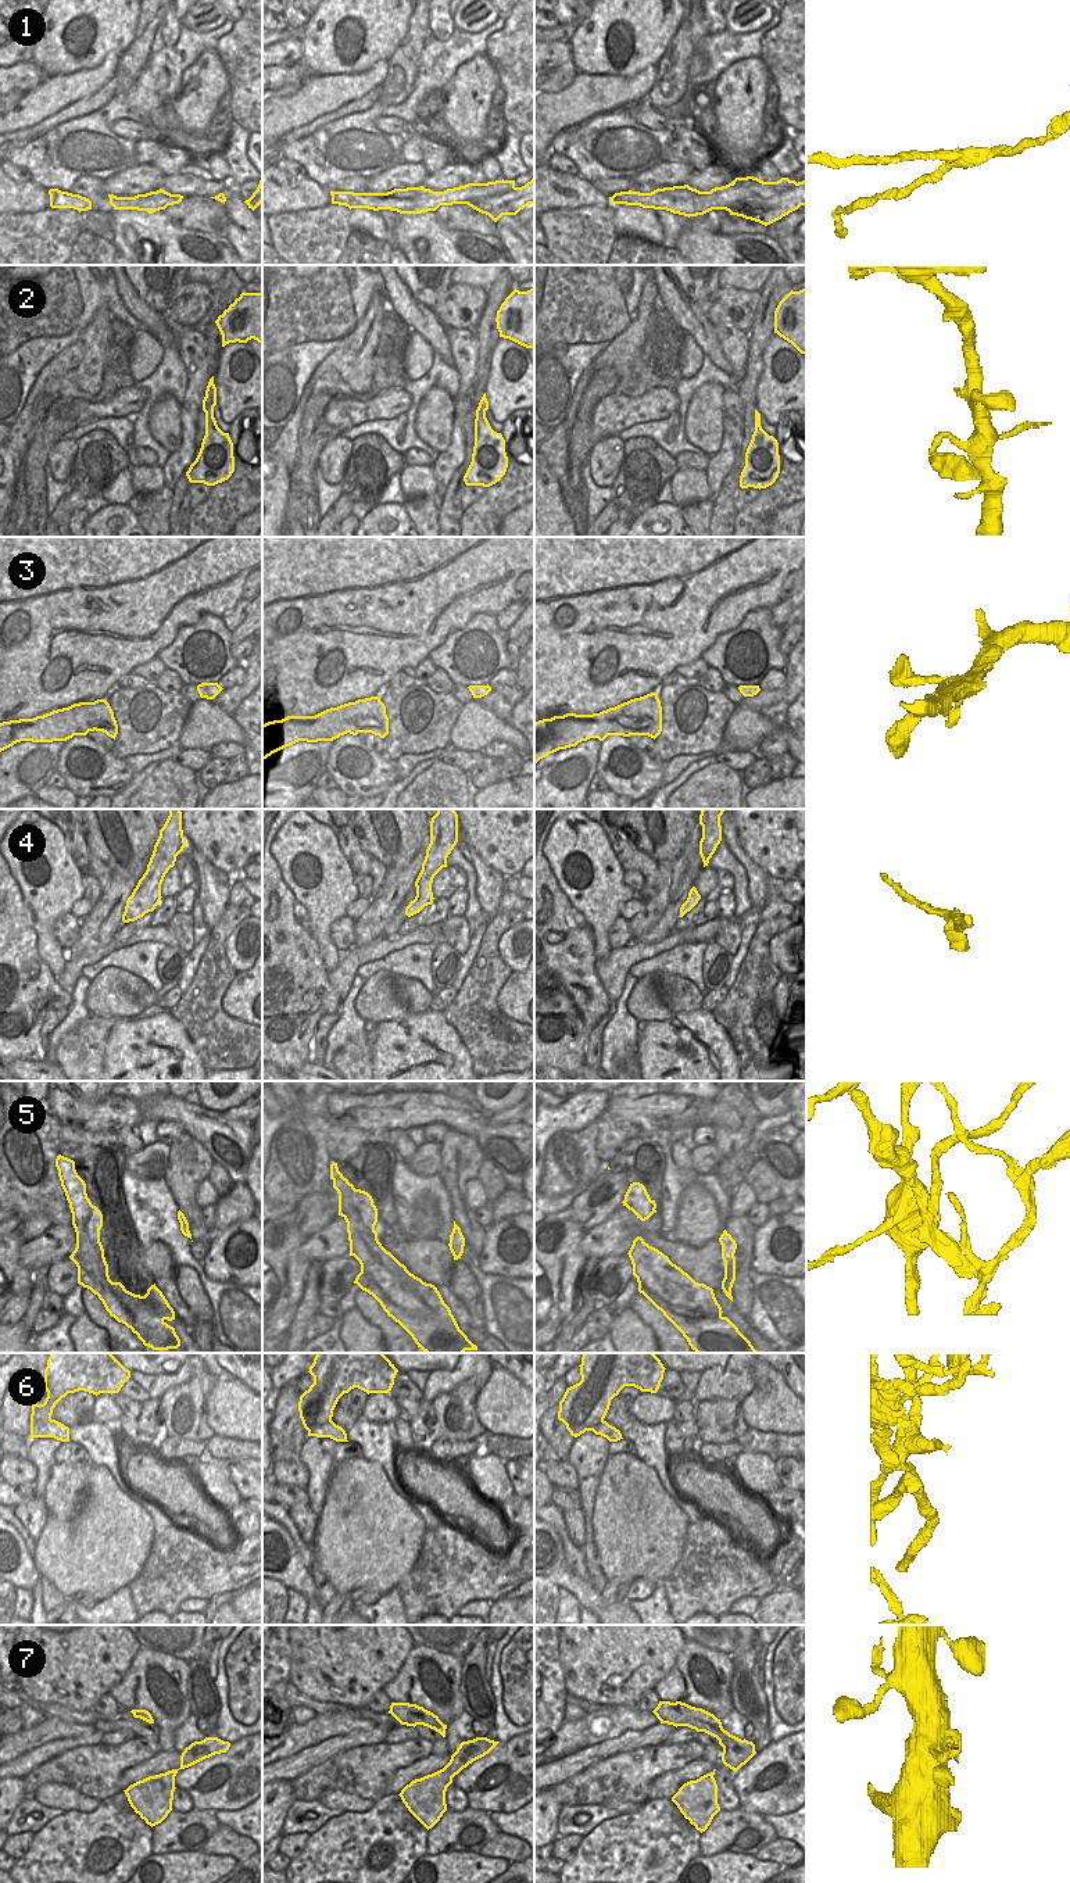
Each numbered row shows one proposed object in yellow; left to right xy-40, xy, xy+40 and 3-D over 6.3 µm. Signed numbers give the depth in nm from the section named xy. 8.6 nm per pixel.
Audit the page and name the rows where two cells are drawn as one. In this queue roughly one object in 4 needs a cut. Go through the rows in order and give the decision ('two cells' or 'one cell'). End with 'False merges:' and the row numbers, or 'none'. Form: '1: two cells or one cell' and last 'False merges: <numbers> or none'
1: two cells
2: one cell
3: one cell
4: one cell
5: two cells
6: two cells
7: one cell
False merges: 1, 5, 6

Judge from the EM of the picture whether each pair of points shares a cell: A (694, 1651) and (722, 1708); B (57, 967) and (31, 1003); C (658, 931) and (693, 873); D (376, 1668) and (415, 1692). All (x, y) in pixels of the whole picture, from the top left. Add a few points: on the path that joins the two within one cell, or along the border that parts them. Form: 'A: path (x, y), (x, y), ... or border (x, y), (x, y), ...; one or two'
A: path (687, 1668), (693, 1688), (705, 1697); one
B: border (38, 944), (39, 958), (56, 976); two
C: path (669, 917), (684, 887); one
D: border (410, 1650), (400, 1671), (382, 1689); two

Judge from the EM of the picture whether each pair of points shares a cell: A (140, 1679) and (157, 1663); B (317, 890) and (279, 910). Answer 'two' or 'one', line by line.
A: one
B: two

